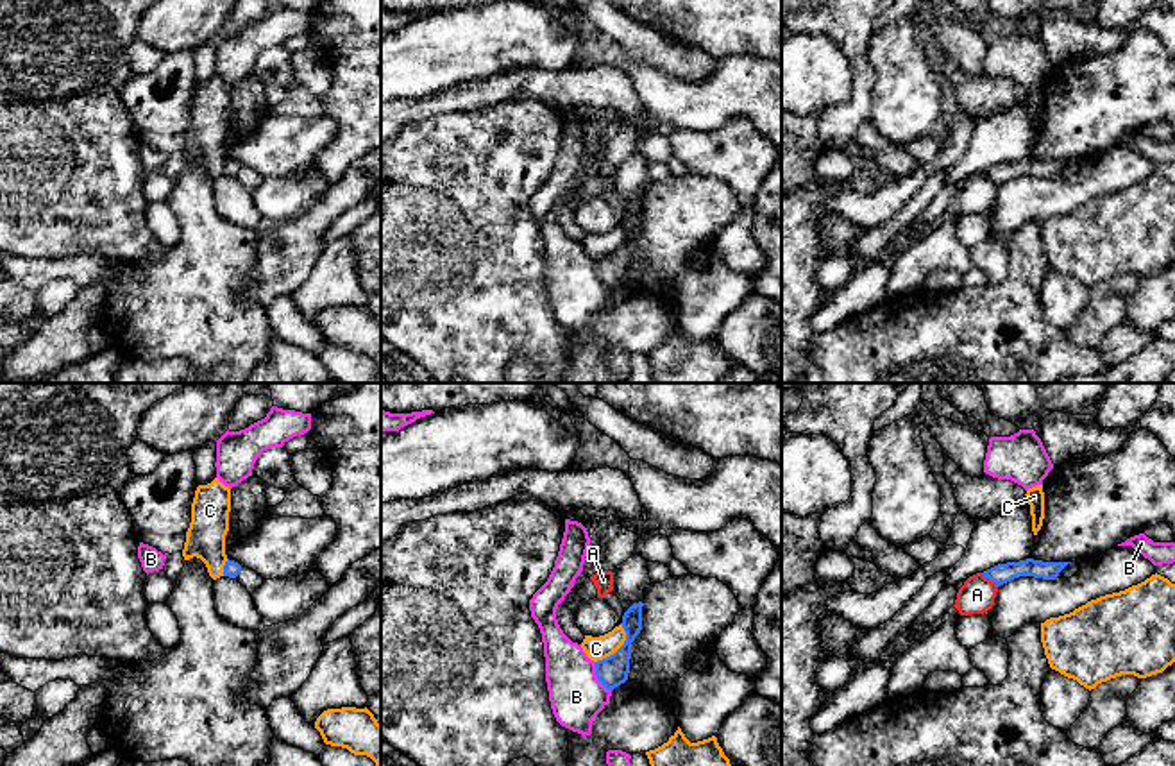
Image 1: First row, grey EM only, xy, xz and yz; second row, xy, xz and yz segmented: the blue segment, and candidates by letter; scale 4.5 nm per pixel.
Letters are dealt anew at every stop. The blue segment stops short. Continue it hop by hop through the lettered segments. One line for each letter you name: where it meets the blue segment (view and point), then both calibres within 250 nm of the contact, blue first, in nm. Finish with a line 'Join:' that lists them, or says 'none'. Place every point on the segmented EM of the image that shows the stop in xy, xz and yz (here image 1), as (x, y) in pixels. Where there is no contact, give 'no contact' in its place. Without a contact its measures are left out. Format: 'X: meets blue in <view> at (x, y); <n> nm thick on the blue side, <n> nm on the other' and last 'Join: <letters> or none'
Join: none

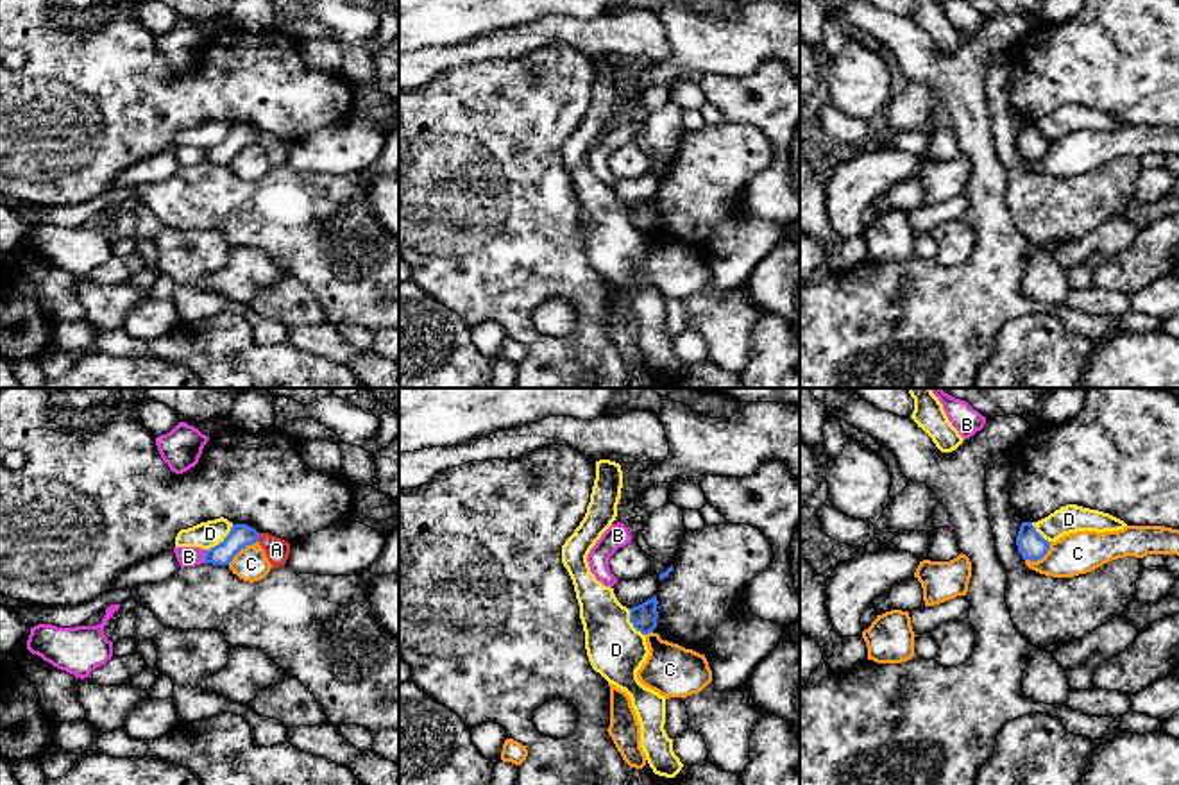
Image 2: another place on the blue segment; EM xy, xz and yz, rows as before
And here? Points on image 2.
Join: none

